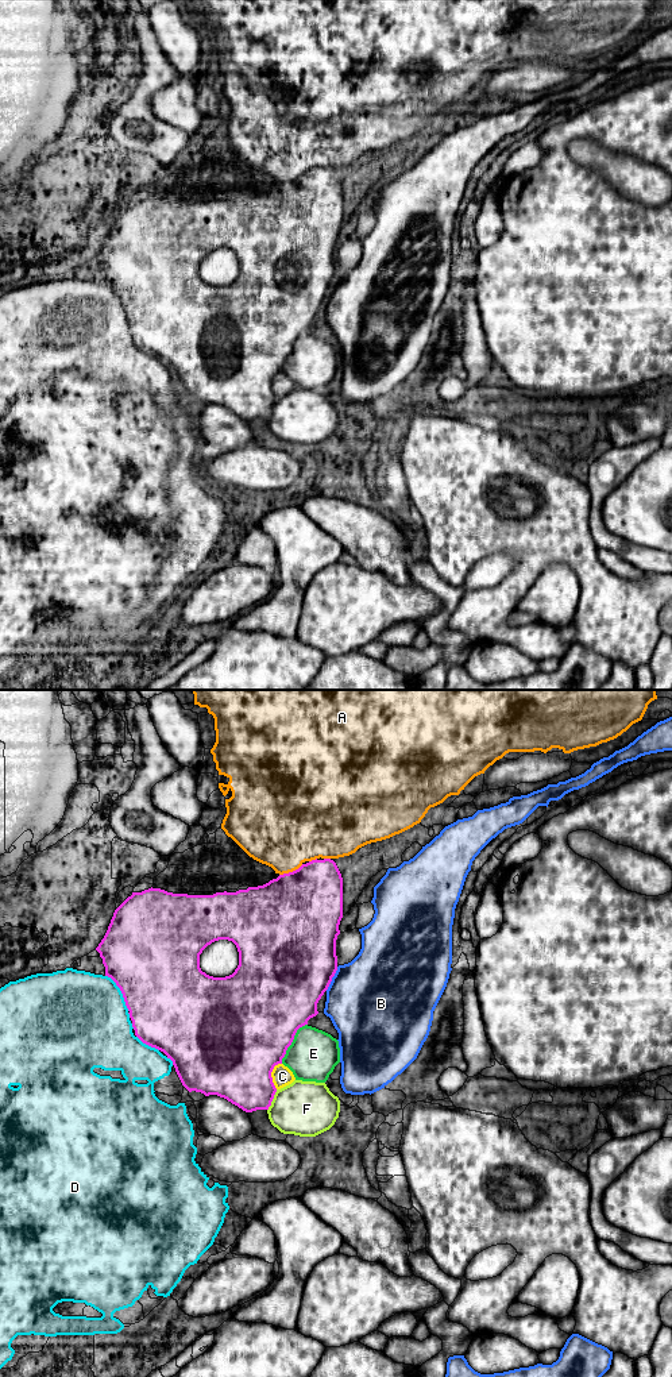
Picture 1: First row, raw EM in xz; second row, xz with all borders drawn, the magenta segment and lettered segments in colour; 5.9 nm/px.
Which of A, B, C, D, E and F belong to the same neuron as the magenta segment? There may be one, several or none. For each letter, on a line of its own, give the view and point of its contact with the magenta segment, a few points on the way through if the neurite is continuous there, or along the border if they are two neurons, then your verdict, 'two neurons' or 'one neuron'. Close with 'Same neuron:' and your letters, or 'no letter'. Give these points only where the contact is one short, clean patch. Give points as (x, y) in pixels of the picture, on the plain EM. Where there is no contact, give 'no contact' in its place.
A: meets magenta in xz at (290, 181); two neurons
B: meets magenta in xz at (331, 288); border along xz (338, 276), (325, 299); two neurons
C: meets magenta in xz at (270, 384); two neurons
D: meets magenta in xz at (122, 301); two neurons
E: meets magenta in xz at (292, 350); two neurons
F: meets magenta in xz at (271, 409); two neurons
Same neuron: no letter

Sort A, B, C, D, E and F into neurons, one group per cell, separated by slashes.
A / B / C / D / E / F

